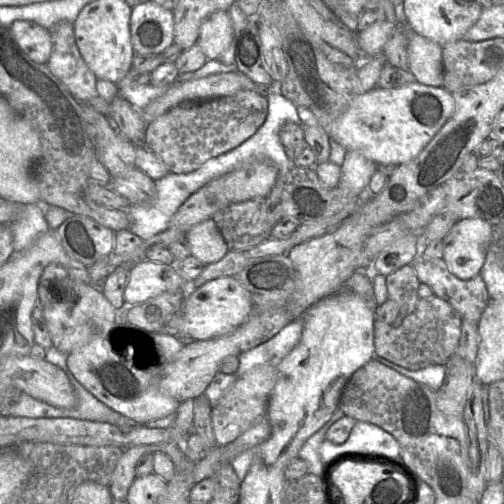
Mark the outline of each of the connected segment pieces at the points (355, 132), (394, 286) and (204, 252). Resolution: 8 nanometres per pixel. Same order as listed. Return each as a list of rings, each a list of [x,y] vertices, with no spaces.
[[[418,81],[402,87],[375,87],[357,95],[345,112],[329,127],[322,127],[330,139],[346,150],[356,150],[375,164],[399,166],[414,159],[441,129],[454,111],[454,100],[443,87]]]
[[[405,265],[386,276],[388,298],[397,303],[402,320],[414,310],[419,301],[420,284],[412,265]]]
[[[212,219],[192,226],[186,232],[191,256],[208,265],[221,260],[228,252],[227,245]]]

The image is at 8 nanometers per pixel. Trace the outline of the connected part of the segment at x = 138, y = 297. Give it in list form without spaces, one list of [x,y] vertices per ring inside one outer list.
[[[141,260],[129,271],[124,301],[130,305],[143,303],[162,292],[194,291],[193,281],[183,279],[171,264]]]

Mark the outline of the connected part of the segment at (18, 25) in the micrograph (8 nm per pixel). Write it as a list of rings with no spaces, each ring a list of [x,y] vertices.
[[[17,20],[10,30],[18,46],[32,61],[47,63],[53,47],[48,29],[31,20]]]

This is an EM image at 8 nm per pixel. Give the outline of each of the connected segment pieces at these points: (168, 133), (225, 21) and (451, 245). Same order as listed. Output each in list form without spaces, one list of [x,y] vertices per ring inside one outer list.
[[[241,90],[228,96],[178,105],[147,124],[144,145],[162,159],[169,173],[189,173],[198,169],[207,160],[224,154],[246,141],[265,122],[267,114],[267,98],[250,90]]]
[[[217,11],[201,24],[196,44],[208,60],[216,60],[229,48],[234,37],[228,11]]]
[[[476,218],[459,220],[451,227],[443,238],[442,257],[450,273],[462,280],[479,275],[492,240],[492,228]]]

